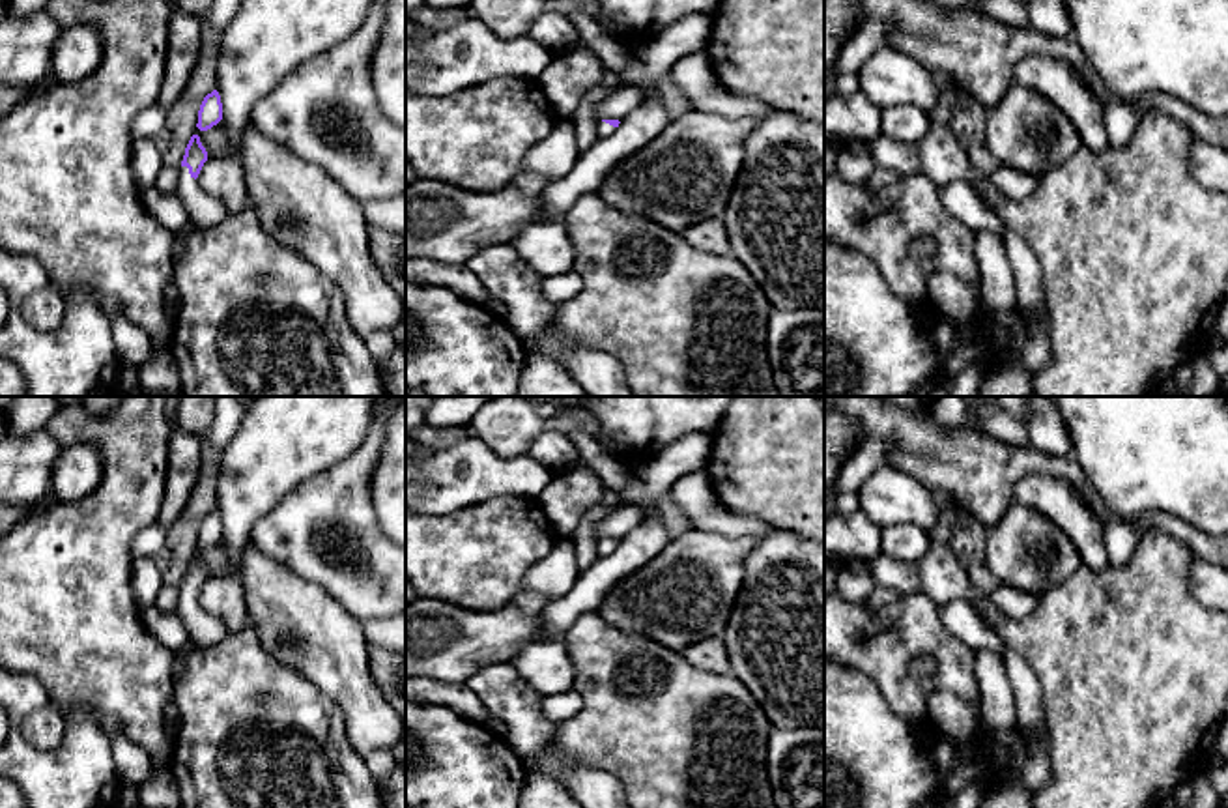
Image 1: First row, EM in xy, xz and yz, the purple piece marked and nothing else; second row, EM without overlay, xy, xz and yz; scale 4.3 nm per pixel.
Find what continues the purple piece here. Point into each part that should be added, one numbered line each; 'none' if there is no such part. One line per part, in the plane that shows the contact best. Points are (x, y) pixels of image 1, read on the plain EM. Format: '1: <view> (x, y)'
1: xy (204, 629)

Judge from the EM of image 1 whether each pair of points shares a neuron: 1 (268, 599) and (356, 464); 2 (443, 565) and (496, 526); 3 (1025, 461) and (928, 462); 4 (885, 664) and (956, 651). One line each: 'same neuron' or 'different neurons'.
1: different neurons
2: same neuron
3: same neuron
4: same neuron

